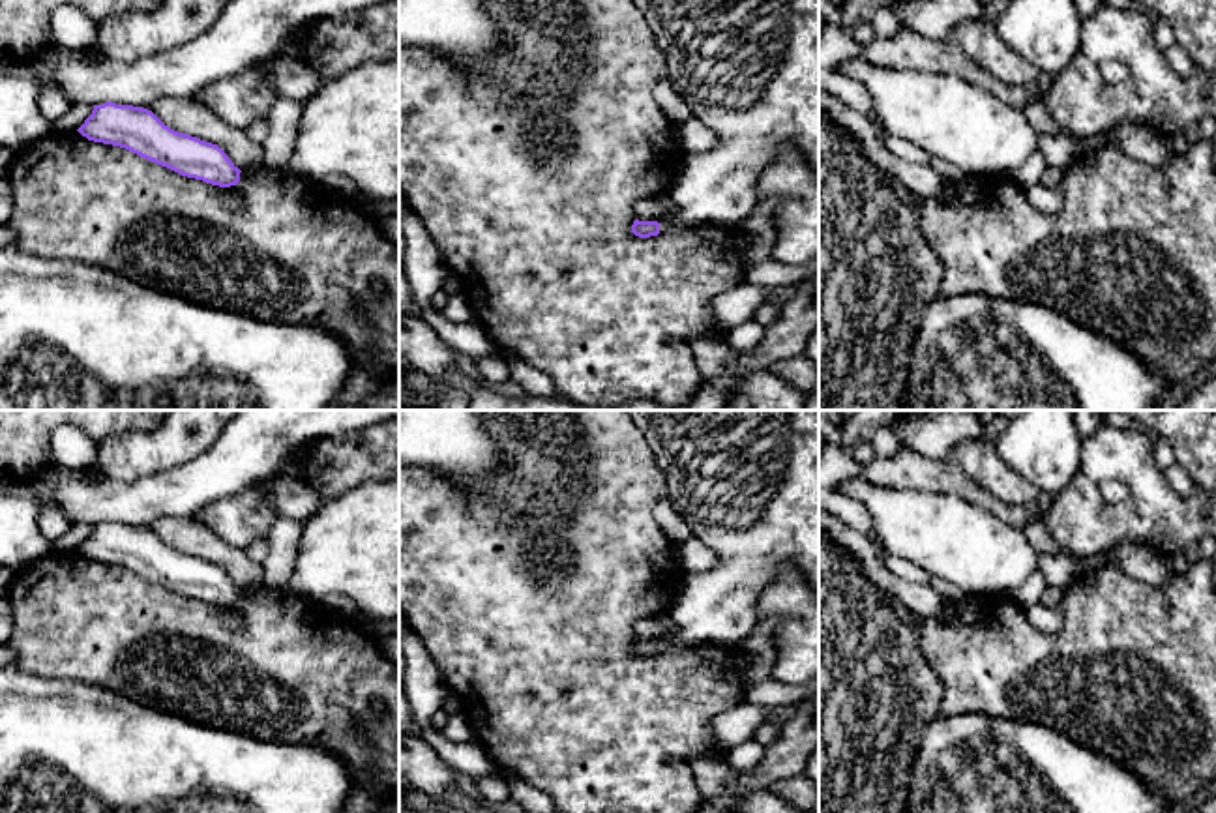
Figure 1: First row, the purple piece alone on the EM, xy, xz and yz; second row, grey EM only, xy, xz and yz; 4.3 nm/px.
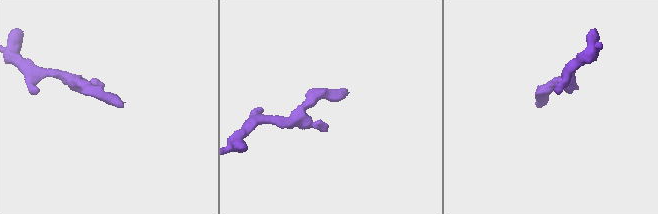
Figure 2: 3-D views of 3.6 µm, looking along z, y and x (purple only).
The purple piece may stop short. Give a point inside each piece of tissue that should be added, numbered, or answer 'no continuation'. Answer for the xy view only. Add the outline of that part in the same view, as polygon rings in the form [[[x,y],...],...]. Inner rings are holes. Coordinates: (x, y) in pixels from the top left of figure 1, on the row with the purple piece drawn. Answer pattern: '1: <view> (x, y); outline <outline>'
no continuation

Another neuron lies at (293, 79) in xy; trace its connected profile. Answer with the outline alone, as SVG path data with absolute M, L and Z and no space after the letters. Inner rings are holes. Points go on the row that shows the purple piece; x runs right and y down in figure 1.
M277 56L262 71L262 79L277 92L281 99L304 103L315 96L324 79L304 60Z

